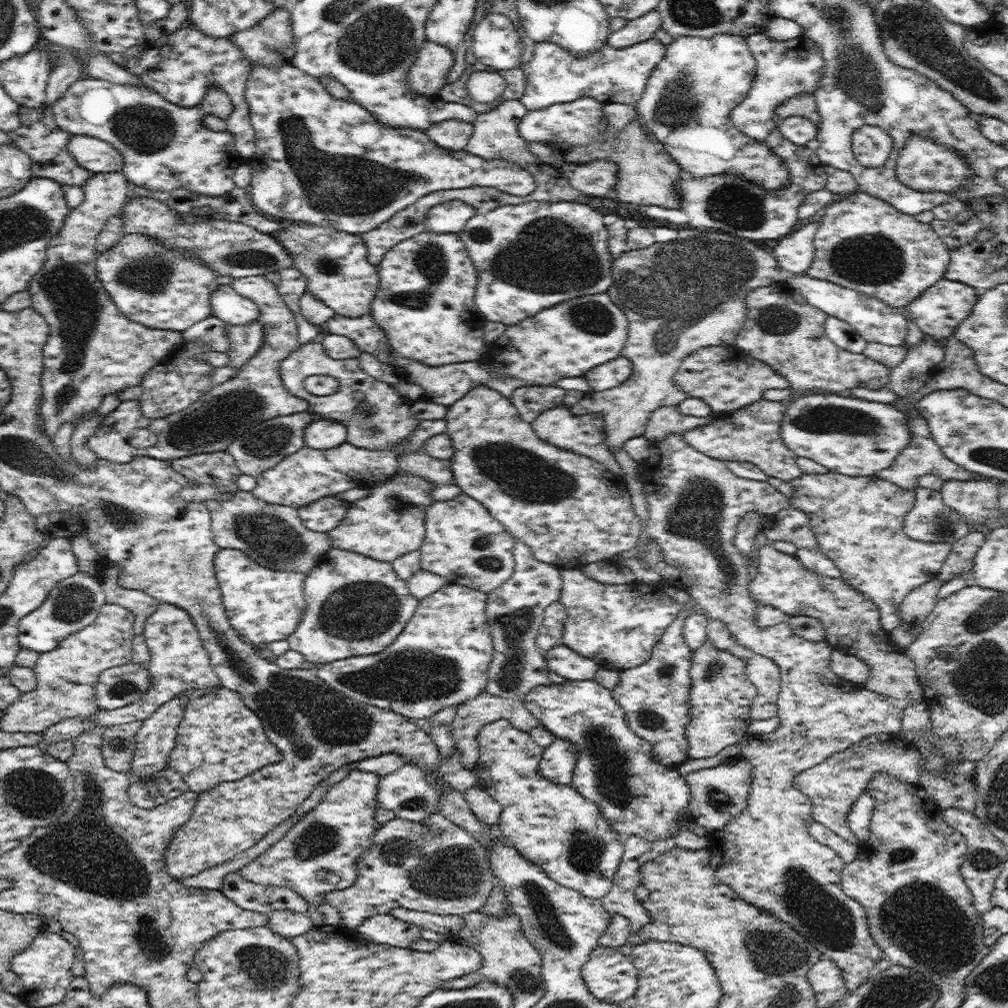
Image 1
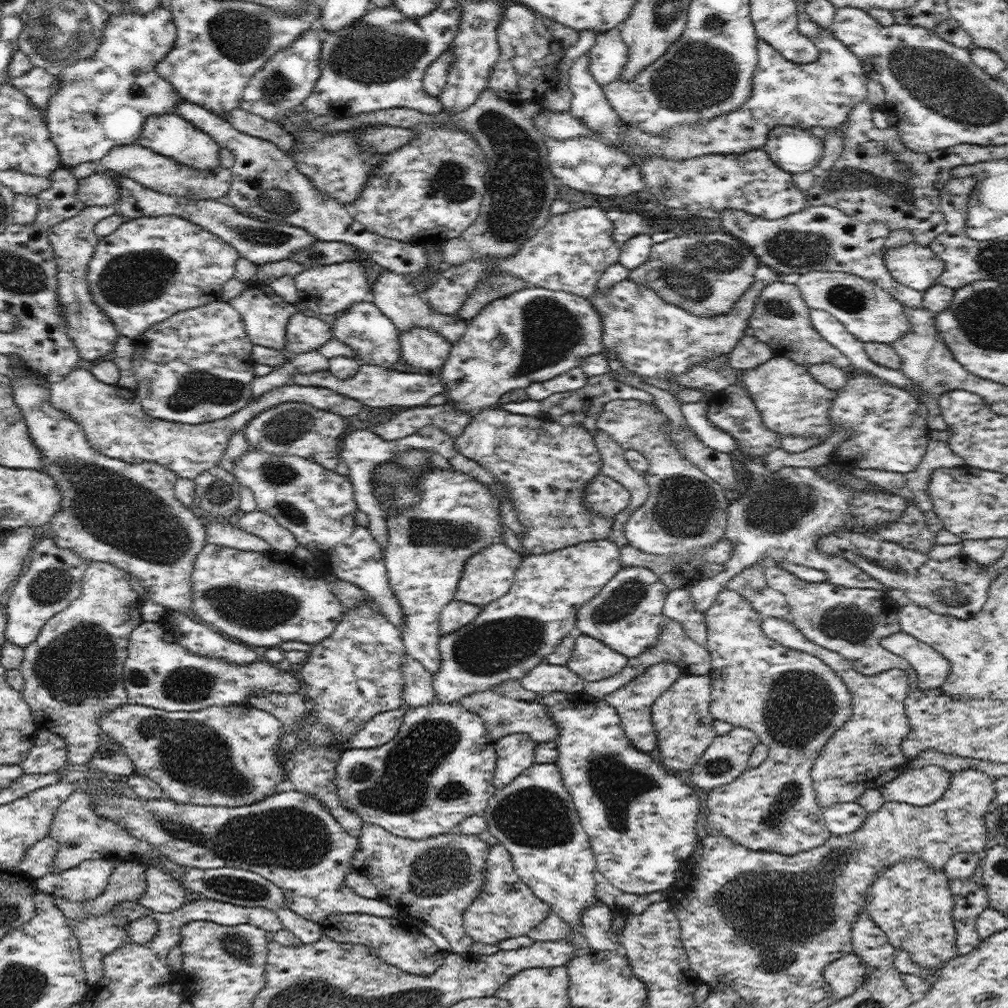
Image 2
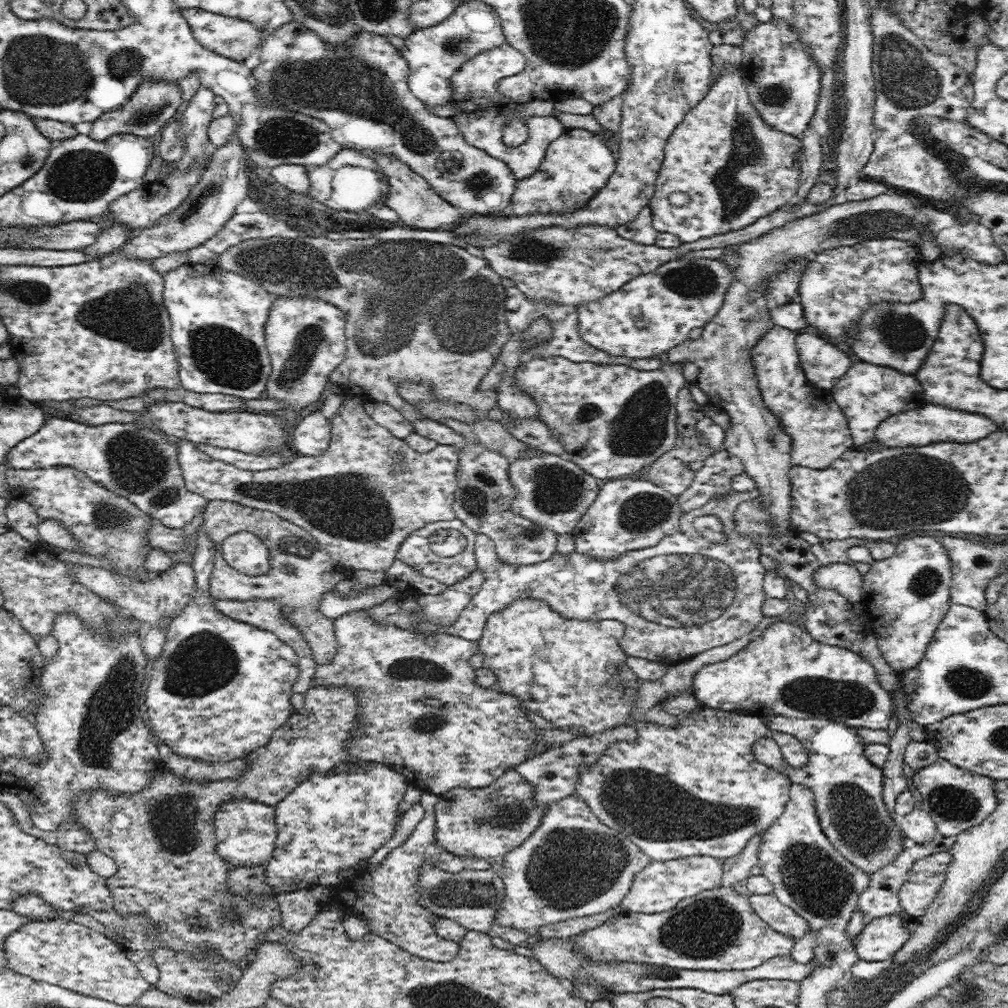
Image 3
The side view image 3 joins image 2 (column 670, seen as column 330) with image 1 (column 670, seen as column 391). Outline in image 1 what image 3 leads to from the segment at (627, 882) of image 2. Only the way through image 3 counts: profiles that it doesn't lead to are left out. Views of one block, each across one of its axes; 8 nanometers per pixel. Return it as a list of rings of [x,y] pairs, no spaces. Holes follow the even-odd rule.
[[[594,679],[552,683],[534,687],[520,702],[555,738],[570,740],[578,748],[571,786],[588,802],[600,806],[602,816],[618,832],[620,843],[624,844],[628,836],[636,835],[652,842],[675,838],[680,830],[680,822],[684,822],[682,818],[689,808],[690,787],[677,769],[666,768],[662,763],[656,762],[657,758],[652,754],[652,744],[628,727],[624,709],[614,700],[608,688],[604,688]]]

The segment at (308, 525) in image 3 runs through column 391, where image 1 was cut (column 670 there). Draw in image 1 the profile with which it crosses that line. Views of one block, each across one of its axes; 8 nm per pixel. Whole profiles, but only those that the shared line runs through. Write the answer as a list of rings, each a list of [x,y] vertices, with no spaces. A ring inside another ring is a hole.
[[[666,433],[664,438],[652,442],[652,448],[650,448],[649,457],[645,461],[643,466],[643,485],[644,494],[646,495],[646,502],[648,503],[648,514],[649,518],[647,524],[644,526],[644,538],[649,540],[654,545],[657,545],[661,551],[661,558],[663,559],[663,564],[670,564],[674,568],[682,568],[684,570],[685,576],[688,580],[693,581],[695,584],[689,585],[686,591],[689,597],[692,598],[694,604],[698,604],[708,618],[718,618],[718,620],[724,620],[726,622],[726,628],[730,630],[730,634],[736,638],[736,642],[743,648],[749,649],[752,653],[758,654],[759,656],[764,656],[769,660],[772,660],[774,664],[780,666],[781,672],[781,689],[777,700],[777,716],[780,718],[780,726],[777,728],[776,733],[760,734],[753,740],[750,740],[748,744],[741,750],[740,756],[742,756],[750,765],[752,765],[752,775],[753,782],[750,783],[750,792],[747,795],[748,807],[742,811],[742,814],[736,815],[736,817],[730,819],[724,829],[717,830],[716,832],[706,832],[707,837],[707,848],[710,851],[710,864],[716,872],[716,876],[732,887],[732,890],[736,891],[736,895],[740,895],[740,898],[756,905],[776,917],[780,917],[782,921],[792,925],[796,931],[802,933],[802,936],[806,937],[814,947],[818,948],[818,951],[822,953],[823,958],[832,959],[840,971],[842,971],[842,977],[844,977],[844,982],[847,989],[851,992],[860,988],[860,984],[868,978],[872,970],[875,970],[876,964],[879,960],[882,960],[884,956],[883,950],[876,944],[874,937],[870,934],[870,925],[868,924],[868,917],[862,904],[858,901],[846,896],[842,888],[842,871],[846,864],[838,856],[835,850],[832,850],[829,846],[818,842],[810,834],[808,826],[810,822],[813,821],[813,808],[810,800],[805,796],[803,792],[800,792],[794,787],[794,779],[796,775],[800,772],[808,770],[808,768],[824,762],[829,756],[835,755],[836,752],[842,752],[846,748],[850,748],[853,744],[860,742],[866,736],[874,733],[901,733],[901,720],[903,707],[909,706],[915,702],[910,702],[910,700],[900,700],[891,698],[890,696],[876,694],[865,686],[855,685],[846,679],[840,678],[831,668],[831,657],[834,647],[832,647],[828,641],[812,642],[806,638],[802,638],[792,632],[787,622],[780,622],[780,624],[775,624],[772,626],[767,626],[760,628],[760,625],[756,623],[756,606],[758,602],[754,599],[752,592],[749,590],[750,578],[748,574],[753,572],[753,569],[746,565],[747,560],[740,553],[740,550],[735,546],[735,537],[737,534],[737,525],[740,520],[743,519],[744,514],[748,511],[758,511],[762,516],[775,516],[778,511],[791,506],[789,498],[782,494],[777,488],[774,488],[767,480],[750,480],[747,478],[742,478],[736,476],[726,465],[725,461],[714,459],[711,456],[705,455],[703,452],[698,452],[693,446],[687,444],[684,440],[682,434],[678,433]]]

